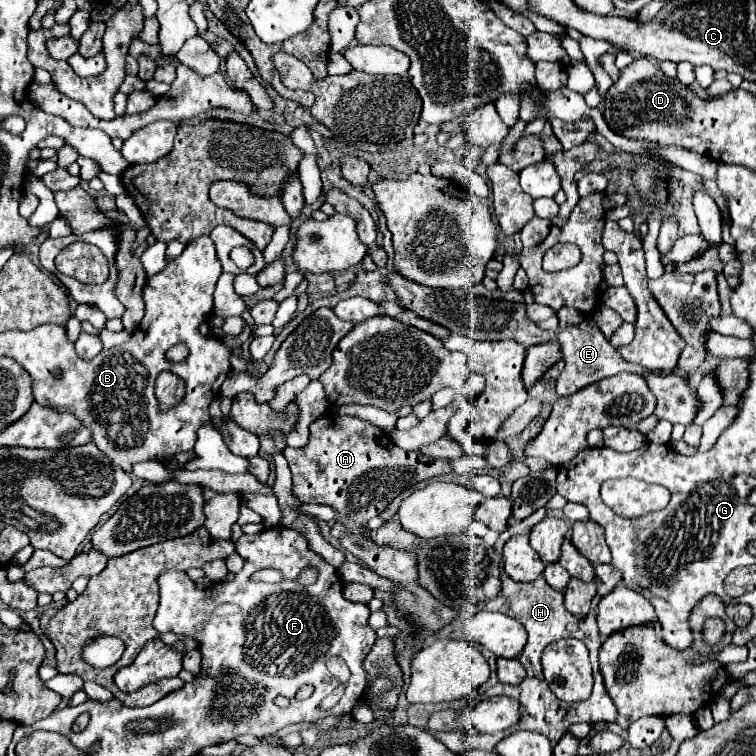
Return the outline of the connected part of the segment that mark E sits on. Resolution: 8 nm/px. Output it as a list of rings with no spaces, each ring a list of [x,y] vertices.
[[[581,321],[579,325],[571,325],[567,329],[559,329],[557,331],[557,341],[561,343],[561,349],[563,349],[563,355],[565,355],[565,369],[563,373],[559,375],[557,379],[557,385],[555,385],[555,391],[559,397],[567,397],[567,395],[573,395],[575,391],[591,385],[591,383],[597,383],[599,379],[605,379],[605,377],[613,377],[621,371],[631,371],[631,373],[641,373],[645,375],[645,367],[637,365],[637,363],[629,363],[625,361],[619,351],[603,337],[601,331],[597,331],[595,323],[593,321]]]

